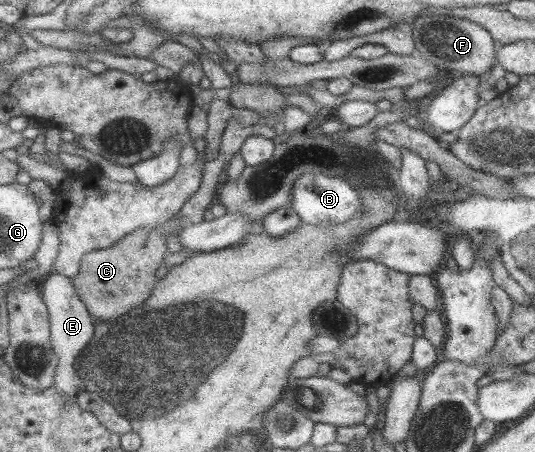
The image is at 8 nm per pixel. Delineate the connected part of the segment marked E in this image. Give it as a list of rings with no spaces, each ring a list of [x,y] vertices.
[[[52,272],[43,283],[43,298],[49,309],[51,321],[51,338],[59,357],[59,366],[56,374],[56,384],[60,393],[65,396],[78,396],[85,389],[84,380],[77,374],[76,362],[88,342],[95,336],[95,317],[90,313],[87,305],[78,295],[73,279]]]

